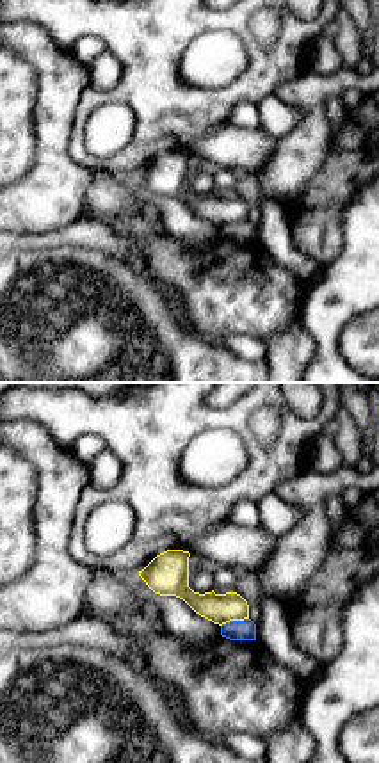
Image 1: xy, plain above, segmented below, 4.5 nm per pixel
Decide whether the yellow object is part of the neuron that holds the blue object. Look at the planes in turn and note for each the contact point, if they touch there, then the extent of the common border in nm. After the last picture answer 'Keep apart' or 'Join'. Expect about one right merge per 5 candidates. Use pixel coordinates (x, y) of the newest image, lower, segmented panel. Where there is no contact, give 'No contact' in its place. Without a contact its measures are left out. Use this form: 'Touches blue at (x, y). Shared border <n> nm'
Touches blue at (233, 621). Shared border 130 nm

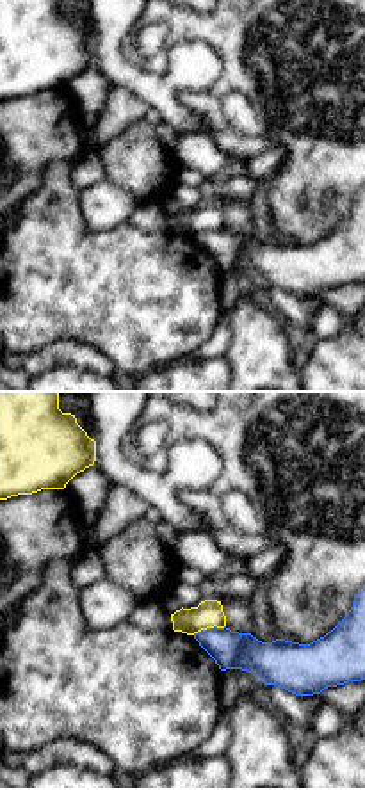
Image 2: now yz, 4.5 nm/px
Touches blue at (209, 628). Shared border 160 nm

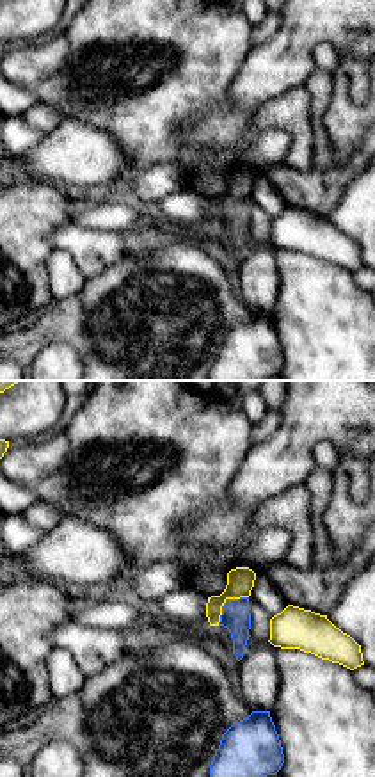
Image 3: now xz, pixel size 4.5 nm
Touches blue at (224, 603). Shared border 190 nm

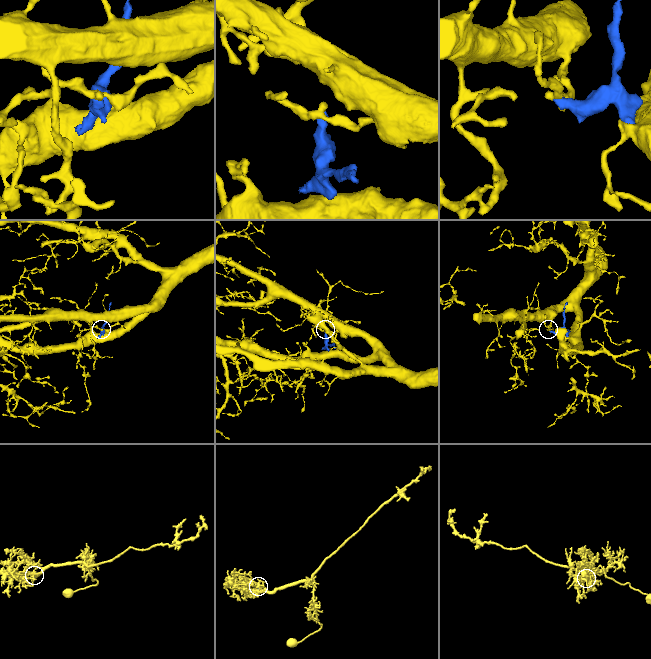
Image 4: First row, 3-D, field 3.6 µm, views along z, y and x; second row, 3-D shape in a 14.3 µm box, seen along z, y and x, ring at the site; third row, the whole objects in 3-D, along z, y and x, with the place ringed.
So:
Keep apart

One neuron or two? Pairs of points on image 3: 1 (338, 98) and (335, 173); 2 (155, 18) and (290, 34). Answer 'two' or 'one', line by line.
1: two
2: two

